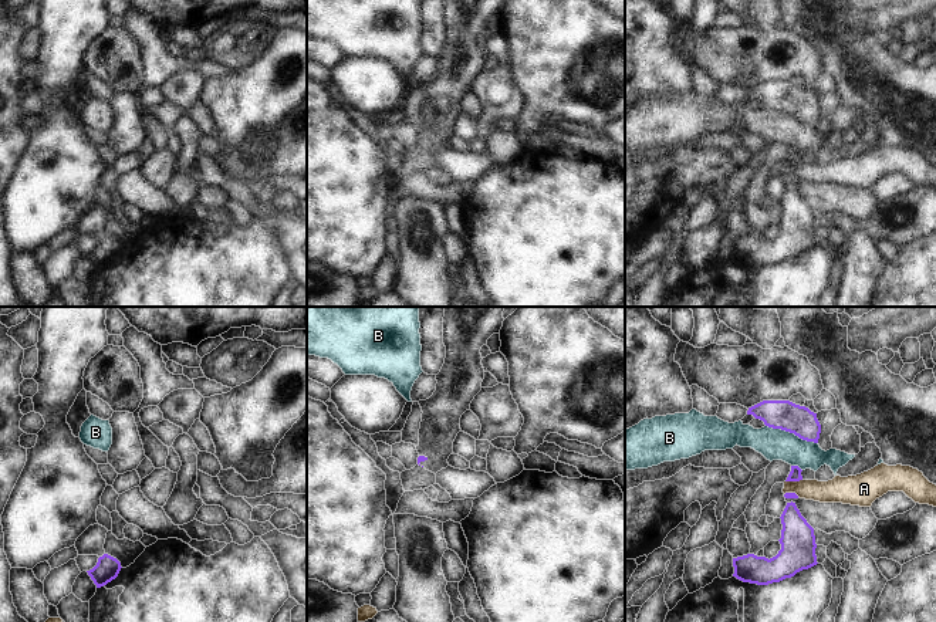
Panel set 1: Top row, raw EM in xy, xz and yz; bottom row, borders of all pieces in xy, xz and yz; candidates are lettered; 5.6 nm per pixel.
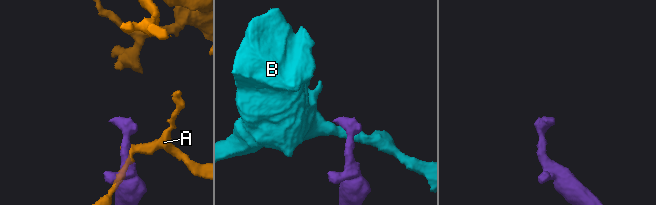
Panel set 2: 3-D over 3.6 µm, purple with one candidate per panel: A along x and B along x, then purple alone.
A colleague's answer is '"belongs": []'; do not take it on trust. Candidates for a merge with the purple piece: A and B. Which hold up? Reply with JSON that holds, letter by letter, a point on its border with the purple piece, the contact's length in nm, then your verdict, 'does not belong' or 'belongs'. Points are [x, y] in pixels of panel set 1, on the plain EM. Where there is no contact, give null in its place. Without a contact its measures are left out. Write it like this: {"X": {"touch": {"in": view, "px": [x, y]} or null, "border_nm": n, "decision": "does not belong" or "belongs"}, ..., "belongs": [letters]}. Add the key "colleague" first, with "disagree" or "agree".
{"colleague": "agree", "A": {"touch": {"in": "yz", "px": [793, 162]}, "border_nm": 100, "decision": "does not belong"}, "B": {"touch": {"in": "yz", "px": [791, 114]}, "border_nm": 320, "decision": "does not belong"}, "belongs": []}

